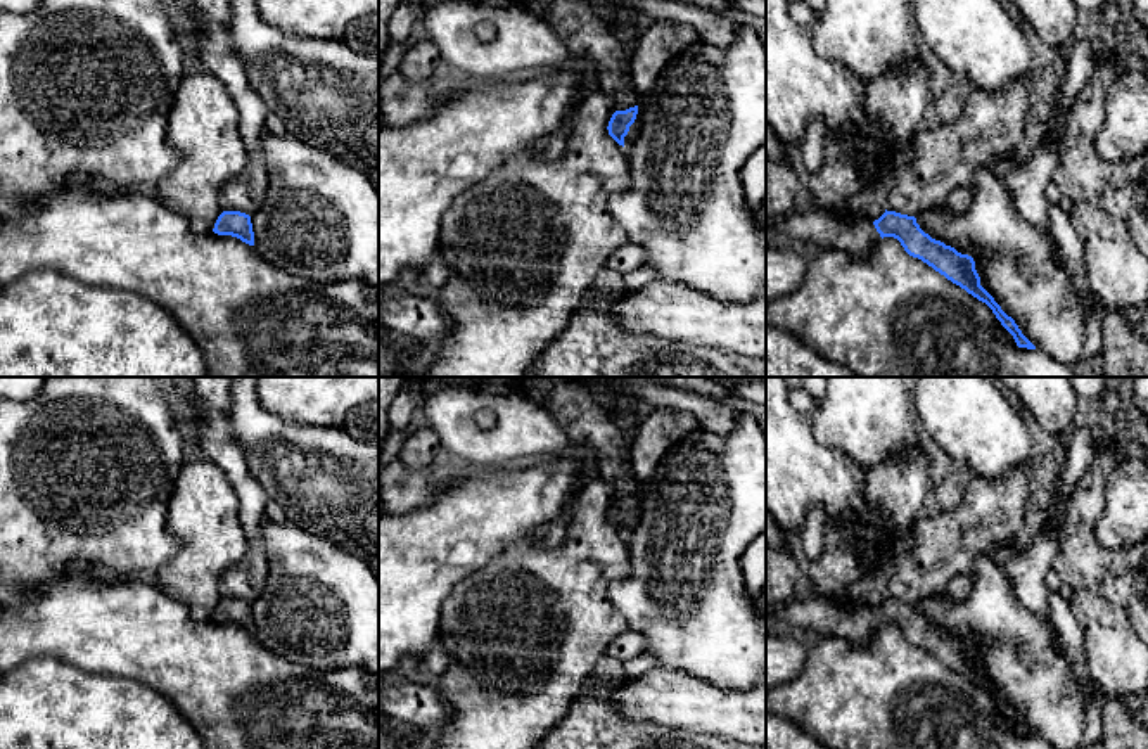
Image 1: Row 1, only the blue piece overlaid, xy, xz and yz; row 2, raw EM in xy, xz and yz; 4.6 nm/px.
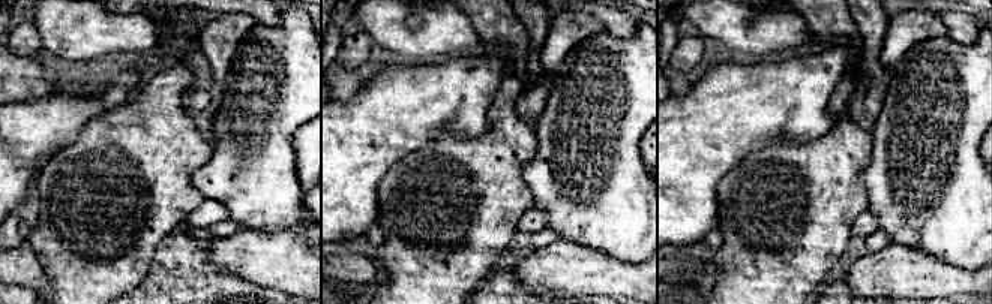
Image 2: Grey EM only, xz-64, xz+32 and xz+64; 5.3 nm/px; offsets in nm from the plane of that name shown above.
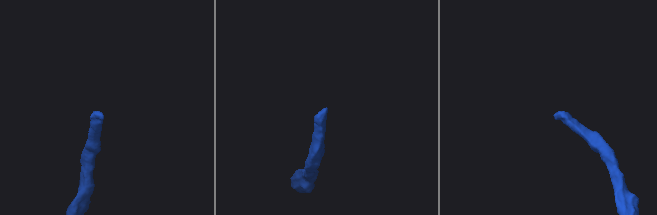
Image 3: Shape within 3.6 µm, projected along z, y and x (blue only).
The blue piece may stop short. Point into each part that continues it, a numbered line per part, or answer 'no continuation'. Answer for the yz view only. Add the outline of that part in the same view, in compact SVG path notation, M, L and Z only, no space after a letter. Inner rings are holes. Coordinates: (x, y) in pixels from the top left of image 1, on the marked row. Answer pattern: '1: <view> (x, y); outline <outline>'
1: yz (815, 225); outline M818 208L806 213L792 211L773 225L795 242L813 242L821 249L842 249L849 254L863 254L882 239L868 218L839 220Z

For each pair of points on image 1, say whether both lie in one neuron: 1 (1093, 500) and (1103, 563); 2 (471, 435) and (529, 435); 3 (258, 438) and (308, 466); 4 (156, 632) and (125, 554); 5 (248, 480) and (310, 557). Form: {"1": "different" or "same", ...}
{"1": "same", "2": "same", "3": "same", "4": "different", "5": "different"}

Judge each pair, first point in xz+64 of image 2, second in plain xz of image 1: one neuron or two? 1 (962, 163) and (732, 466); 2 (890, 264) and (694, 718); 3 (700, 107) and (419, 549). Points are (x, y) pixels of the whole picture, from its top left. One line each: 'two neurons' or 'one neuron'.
1: one neuron
2: one neuron
3: one neuron

